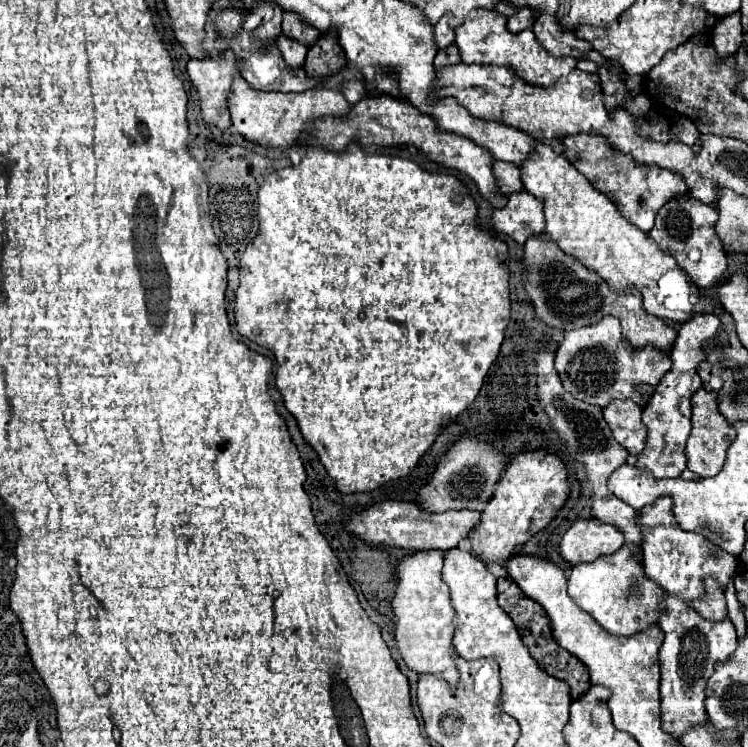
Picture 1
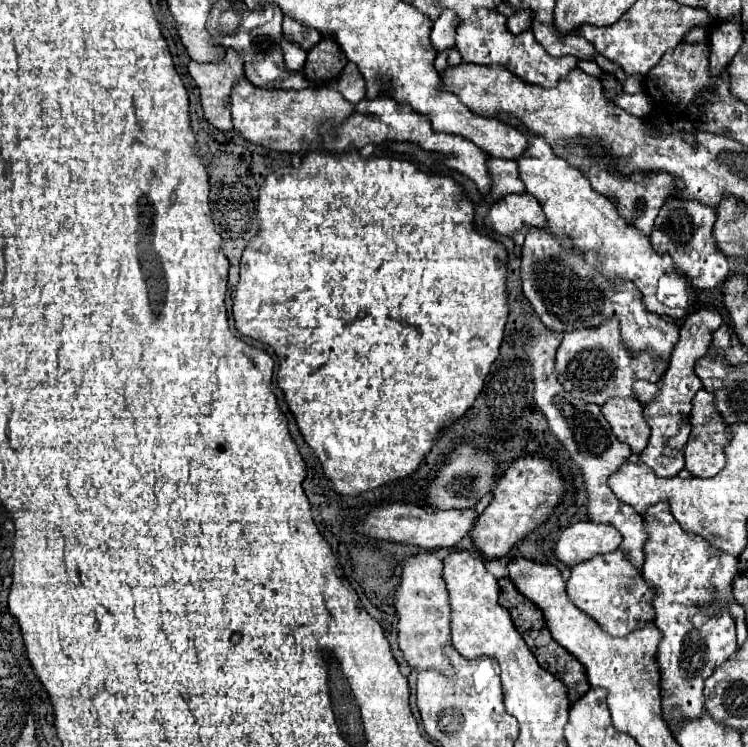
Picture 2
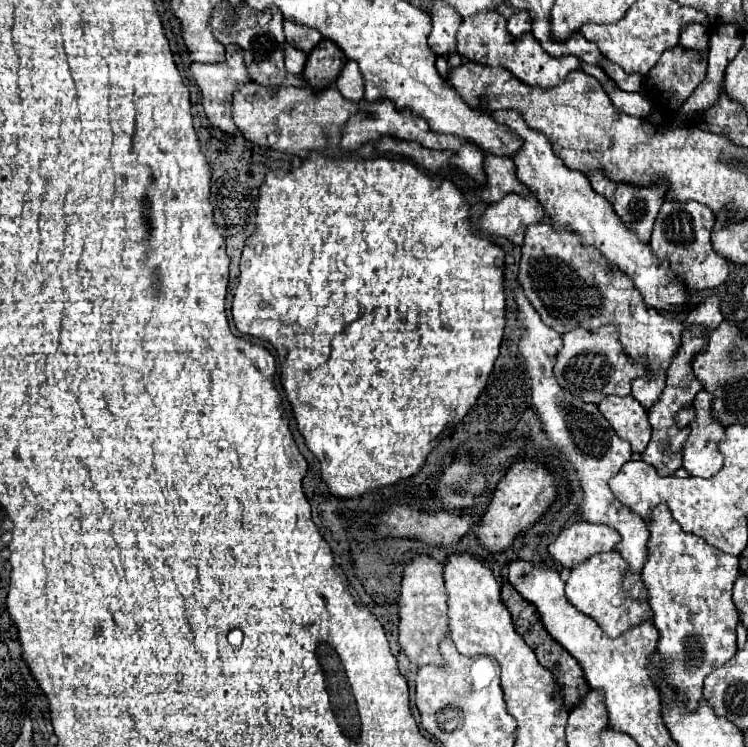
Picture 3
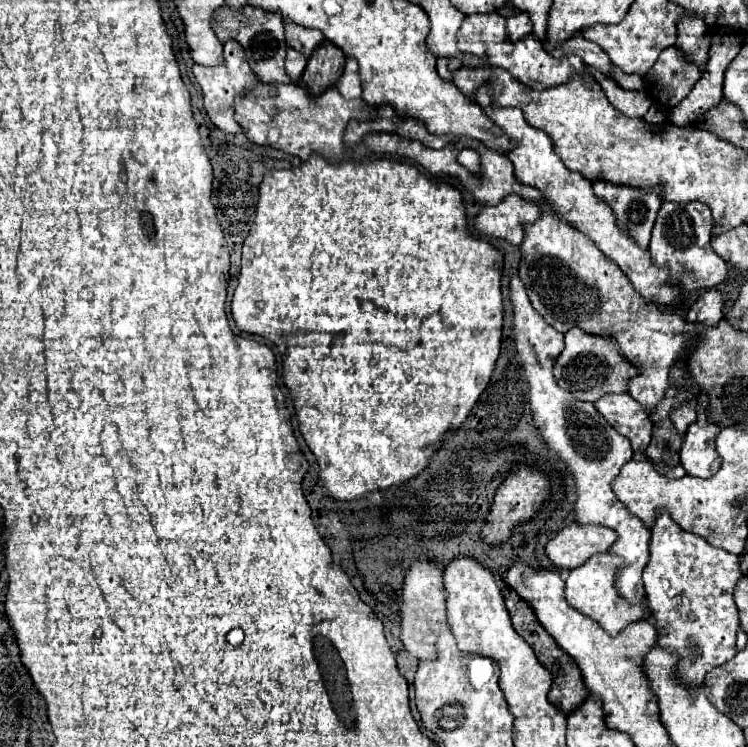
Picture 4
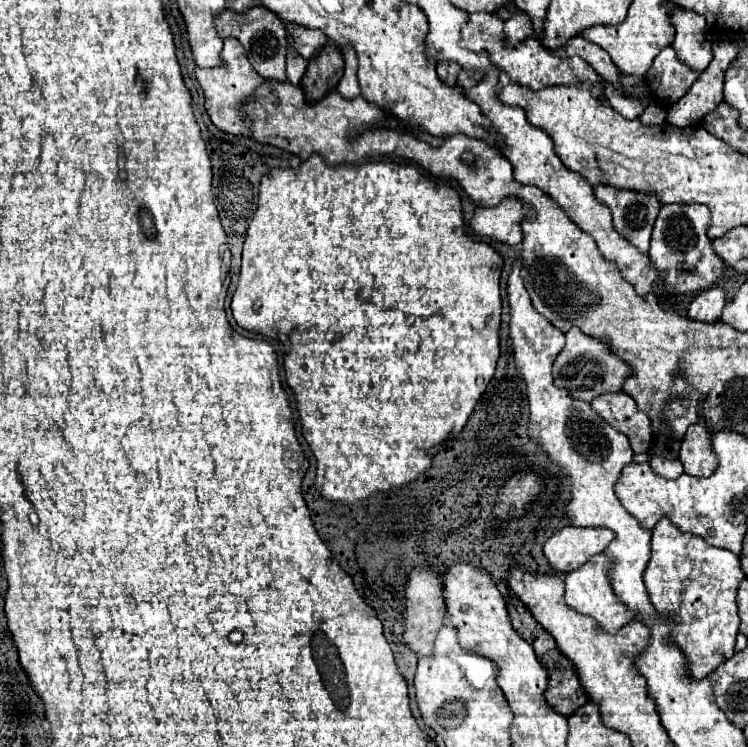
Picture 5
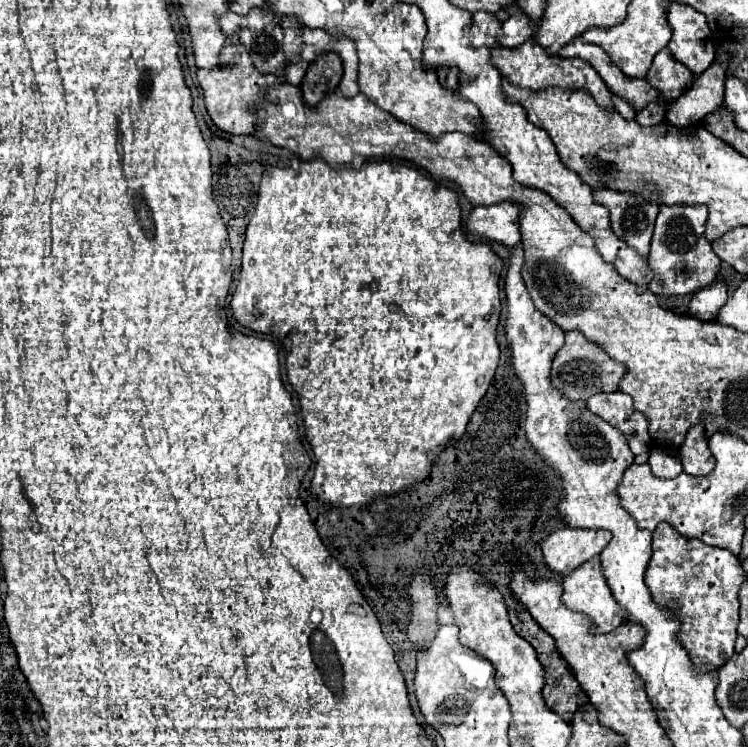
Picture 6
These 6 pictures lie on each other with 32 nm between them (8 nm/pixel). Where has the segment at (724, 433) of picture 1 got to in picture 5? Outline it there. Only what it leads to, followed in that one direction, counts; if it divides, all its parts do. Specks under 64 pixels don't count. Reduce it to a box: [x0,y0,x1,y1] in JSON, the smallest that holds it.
[680,420,716,476]

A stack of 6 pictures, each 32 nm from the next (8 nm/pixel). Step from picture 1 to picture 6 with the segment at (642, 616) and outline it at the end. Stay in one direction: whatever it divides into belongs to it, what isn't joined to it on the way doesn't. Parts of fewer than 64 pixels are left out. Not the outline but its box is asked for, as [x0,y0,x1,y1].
[562,556,624,632]

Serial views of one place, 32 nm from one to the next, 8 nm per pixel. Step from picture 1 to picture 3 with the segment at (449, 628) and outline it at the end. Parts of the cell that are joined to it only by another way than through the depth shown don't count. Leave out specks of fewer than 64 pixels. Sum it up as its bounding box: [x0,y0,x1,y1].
[398,556,448,666]

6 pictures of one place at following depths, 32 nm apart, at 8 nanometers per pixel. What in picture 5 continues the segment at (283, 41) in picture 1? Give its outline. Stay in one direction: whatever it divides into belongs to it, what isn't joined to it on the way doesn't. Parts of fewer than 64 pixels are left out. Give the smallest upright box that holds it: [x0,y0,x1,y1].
[286,50,308,84]

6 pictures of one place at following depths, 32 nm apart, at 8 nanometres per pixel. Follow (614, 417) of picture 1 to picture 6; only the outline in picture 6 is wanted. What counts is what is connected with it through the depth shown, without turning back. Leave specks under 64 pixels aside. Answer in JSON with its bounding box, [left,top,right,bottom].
[586,392,652,454]

